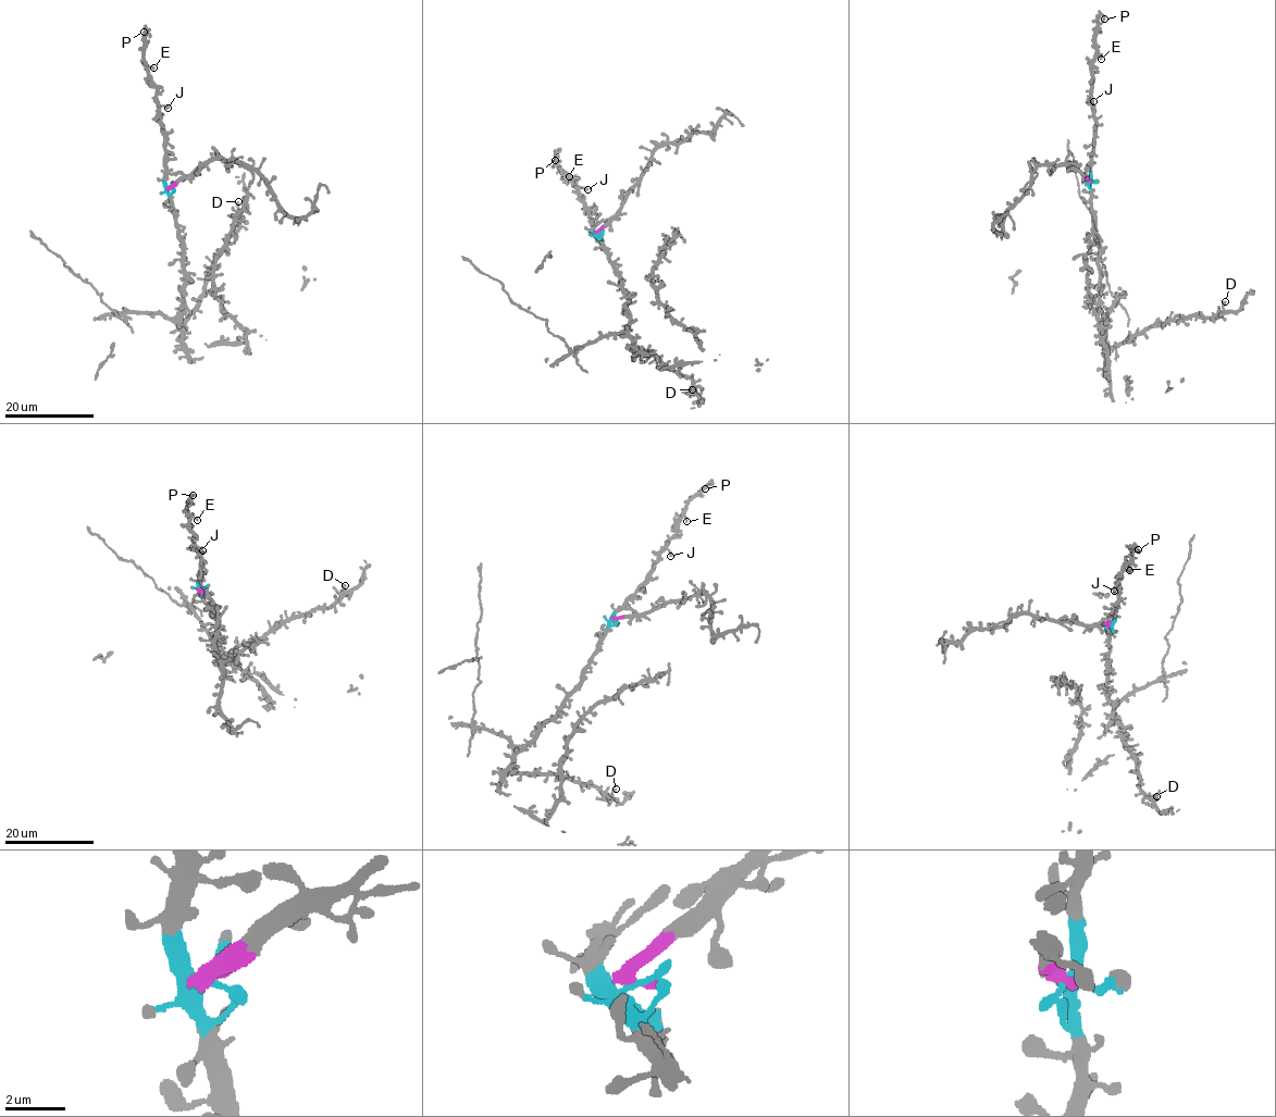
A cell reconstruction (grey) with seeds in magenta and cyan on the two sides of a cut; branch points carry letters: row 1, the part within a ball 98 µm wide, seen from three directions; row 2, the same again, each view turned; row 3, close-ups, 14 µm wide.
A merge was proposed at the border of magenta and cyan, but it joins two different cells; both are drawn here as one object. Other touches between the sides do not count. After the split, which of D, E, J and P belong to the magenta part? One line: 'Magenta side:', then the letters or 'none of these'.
Magenta side: none of these

